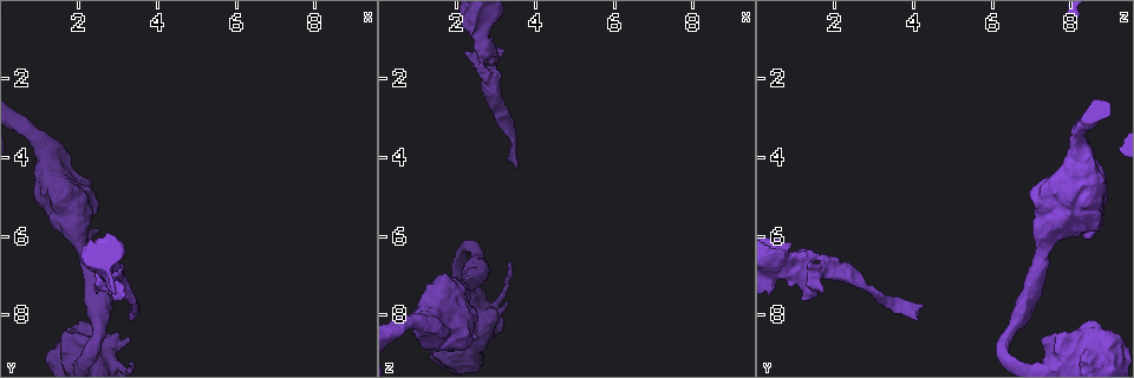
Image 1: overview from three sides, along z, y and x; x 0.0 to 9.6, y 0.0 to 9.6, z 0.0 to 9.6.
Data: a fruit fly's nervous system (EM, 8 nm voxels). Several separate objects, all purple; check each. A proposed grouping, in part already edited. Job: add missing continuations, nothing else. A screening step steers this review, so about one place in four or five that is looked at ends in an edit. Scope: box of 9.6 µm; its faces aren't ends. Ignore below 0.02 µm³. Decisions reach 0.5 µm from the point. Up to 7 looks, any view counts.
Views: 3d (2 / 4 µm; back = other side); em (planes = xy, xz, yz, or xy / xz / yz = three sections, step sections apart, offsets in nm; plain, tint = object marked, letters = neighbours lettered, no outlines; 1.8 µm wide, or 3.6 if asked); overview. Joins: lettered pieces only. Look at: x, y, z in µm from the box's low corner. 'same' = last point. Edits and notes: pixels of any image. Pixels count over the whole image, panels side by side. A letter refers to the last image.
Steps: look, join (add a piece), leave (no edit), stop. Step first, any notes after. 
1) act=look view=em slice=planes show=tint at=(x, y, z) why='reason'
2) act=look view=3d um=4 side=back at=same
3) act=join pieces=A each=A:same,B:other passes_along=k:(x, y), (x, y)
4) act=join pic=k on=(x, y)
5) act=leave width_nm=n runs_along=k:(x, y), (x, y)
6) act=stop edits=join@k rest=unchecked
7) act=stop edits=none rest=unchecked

act=look view=em slice=xz step=16 show=tint at=(2.60, 6.75, 1.70)

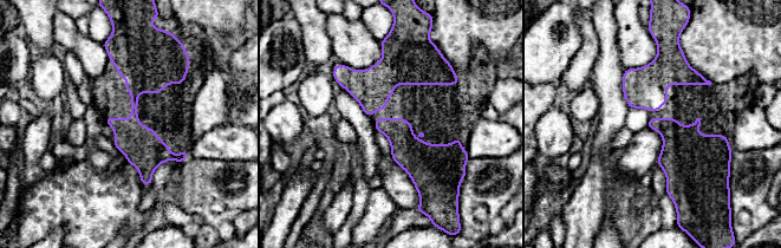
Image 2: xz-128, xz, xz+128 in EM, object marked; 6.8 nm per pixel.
act=look view=em slice=planes show=letters at=same

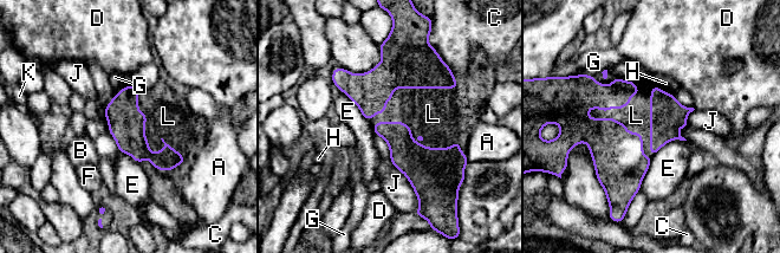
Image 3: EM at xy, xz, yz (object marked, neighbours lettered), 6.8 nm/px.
act=join pieces=L each=A:other,B:other,C:other,D:other,E:other,F:other,G:other,H:other,J:other,K:other,L:same passes_along=3:(617, 155), (625, 127), (636, 115) found='the neuron continues'

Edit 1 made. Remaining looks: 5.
act=look view=overview

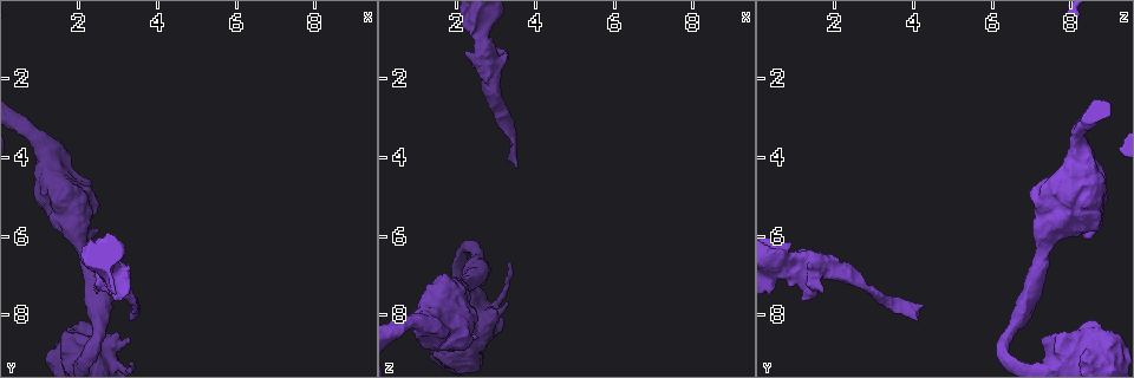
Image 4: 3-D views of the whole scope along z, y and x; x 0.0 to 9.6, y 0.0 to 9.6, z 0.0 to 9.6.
act=look view=3d um=4 at=(3.50, 7.75, 4.30) why='end of a long branch'

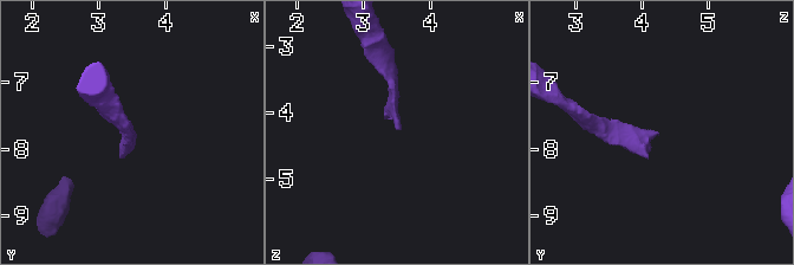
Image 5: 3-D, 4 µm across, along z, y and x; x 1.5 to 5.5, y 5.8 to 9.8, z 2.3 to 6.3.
act=look view=em slice=planes show=plain at=(3.55, 7.75, 4.25) why='shape alone is not enough'

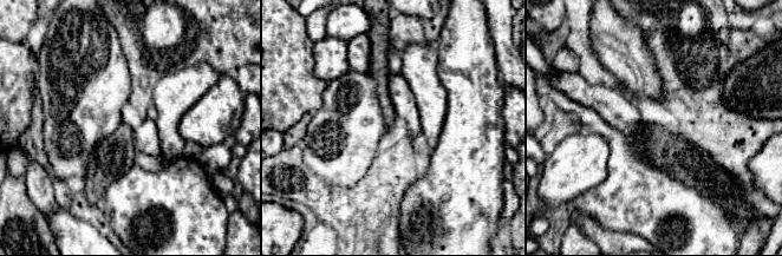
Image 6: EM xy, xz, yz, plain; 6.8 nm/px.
act=look view=em slice=planes show=letters at=same why='what lies round it'

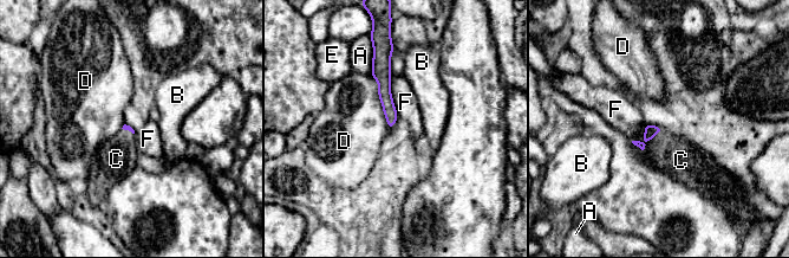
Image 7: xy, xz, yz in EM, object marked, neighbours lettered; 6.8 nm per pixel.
act=join pieces=C longest_contact=D:400nm each=A:other,B:other,C:same,D:other,E:other,F:other passes_along=7:(650, 130), (652, 137), (680, 160) found='it goes on there'

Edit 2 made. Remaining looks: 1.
act=stop edits=join@3,join@7 rest=unchecked

